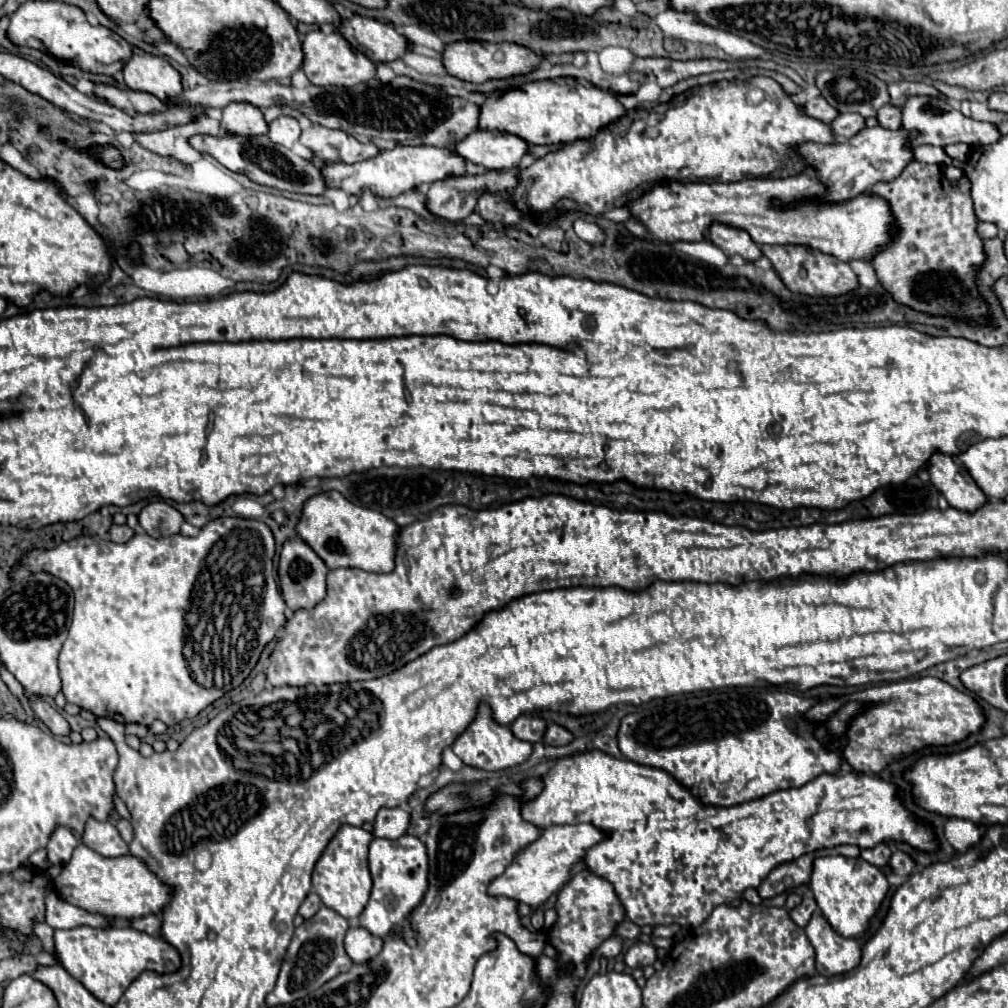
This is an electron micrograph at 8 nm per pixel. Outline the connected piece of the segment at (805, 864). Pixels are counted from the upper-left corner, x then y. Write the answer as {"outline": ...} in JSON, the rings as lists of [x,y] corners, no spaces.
{"outline":[[[841,846],[841,848],[823,848],[823,850],[815,850],[815,852],[809,852],[809,854],[803,854],[799,860],[793,860],[793,862],[787,862],[787,864],[781,864],[777,866],[763,882],[761,886],[757,888],[759,896],[763,900],[767,898],[773,898],[777,894],[783,894],[791,888],[797,888],[797,886],[803,886],[811,880],[811,862],[817,858],[817,856],[829,856],[829,854],[837,854],[837,850],[849,850],[849,856],[857,858],[859,856],[859,848],[857,846]]]}

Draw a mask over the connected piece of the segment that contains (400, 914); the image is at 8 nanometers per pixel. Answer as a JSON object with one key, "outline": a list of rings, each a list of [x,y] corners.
{"outline":[[[403,834],[397,840],[373,838],[369,846],[369,870],[373,876],[373,890],[365,910],[359,916],[359,926],[373,936],[399,936],[409,946],[415,946],[415,930],[409,916],[411,910],[423,902],[423,894],[429,886],[429,858],[425,844],[411,834]]]}

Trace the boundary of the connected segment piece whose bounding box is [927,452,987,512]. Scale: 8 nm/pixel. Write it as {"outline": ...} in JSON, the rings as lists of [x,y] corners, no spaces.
{"outline":[[[943,452],[931,454],[927,462],[927,472],[933,486],[947,498],[949,506],[971,512],[987,502],[983,490],[975,484],[975,480],[961,464],[953,462],[951,456]]]}

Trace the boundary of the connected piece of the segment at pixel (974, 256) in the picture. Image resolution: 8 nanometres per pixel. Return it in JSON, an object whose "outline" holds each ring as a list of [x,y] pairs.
{"outline":[[[909,162],[905,170],[893,180],[893,182],[879,182],[871,186],[869,194],[881,196],[889,202],[891,214],[893,214],[893,226],[895,234],[889,246],[875,252],[871,258],[871,266],[877,272],[879,284],[895,298],[895,302],[923,312],[927,316],[939,316],[939,318],[951,318],[955,322],[967,322],[967,324],[979,324],[989,326],[991,324],[991,306],[981,296],[977,288],[977,274],[981,266],[987,262],[987,254],[983,248],[983,240],[975,232],[977,218],[973,214],[973,202],[969,196],[969,182],[967,178],[961,178],[957,186],[949,184],[945,178],[945,172],[939,164],[923,164],[923,162]]]}

